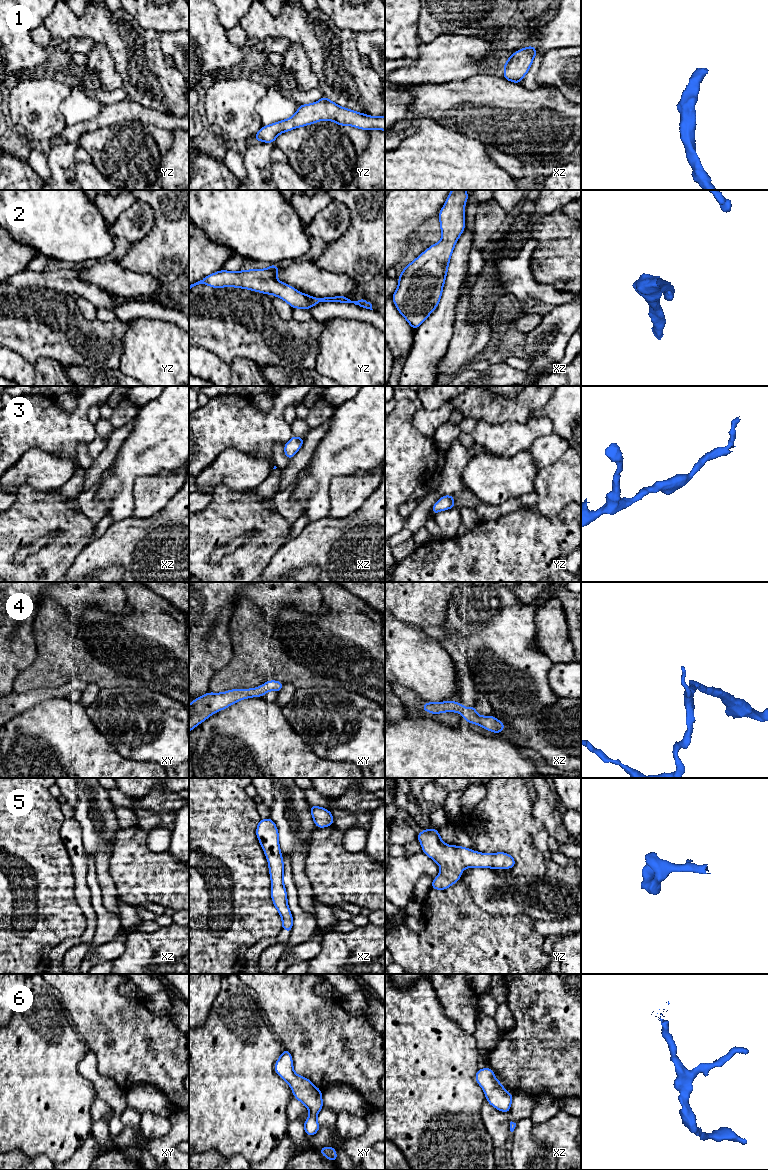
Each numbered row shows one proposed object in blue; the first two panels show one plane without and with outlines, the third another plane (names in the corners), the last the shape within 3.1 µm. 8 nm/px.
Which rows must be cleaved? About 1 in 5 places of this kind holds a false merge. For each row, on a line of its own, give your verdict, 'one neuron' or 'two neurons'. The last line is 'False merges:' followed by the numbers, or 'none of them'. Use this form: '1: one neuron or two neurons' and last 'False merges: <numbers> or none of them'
1: one neuron
2: one neuron
3: one neuron
4: one neuron
5: one neuron
6: one neuron
False merges: none of them

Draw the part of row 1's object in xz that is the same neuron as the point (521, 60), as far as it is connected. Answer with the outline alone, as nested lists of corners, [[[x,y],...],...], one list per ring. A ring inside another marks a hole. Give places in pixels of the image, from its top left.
[[[533,45],[516,51],[503,66],[504,75],[502,78],[519,84],[528,73],[534,56],[537,54],[538,52]]]

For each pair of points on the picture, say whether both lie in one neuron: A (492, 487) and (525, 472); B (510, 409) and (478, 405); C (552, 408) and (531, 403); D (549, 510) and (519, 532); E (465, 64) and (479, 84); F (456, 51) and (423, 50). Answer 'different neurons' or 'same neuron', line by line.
A: same neuron
B: same neuron
C: different neurons
D: different neurons
E: different neurons
F: same neuron

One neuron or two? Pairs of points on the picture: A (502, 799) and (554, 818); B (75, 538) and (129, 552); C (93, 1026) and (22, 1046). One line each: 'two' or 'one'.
A: two
B: two
C: two

